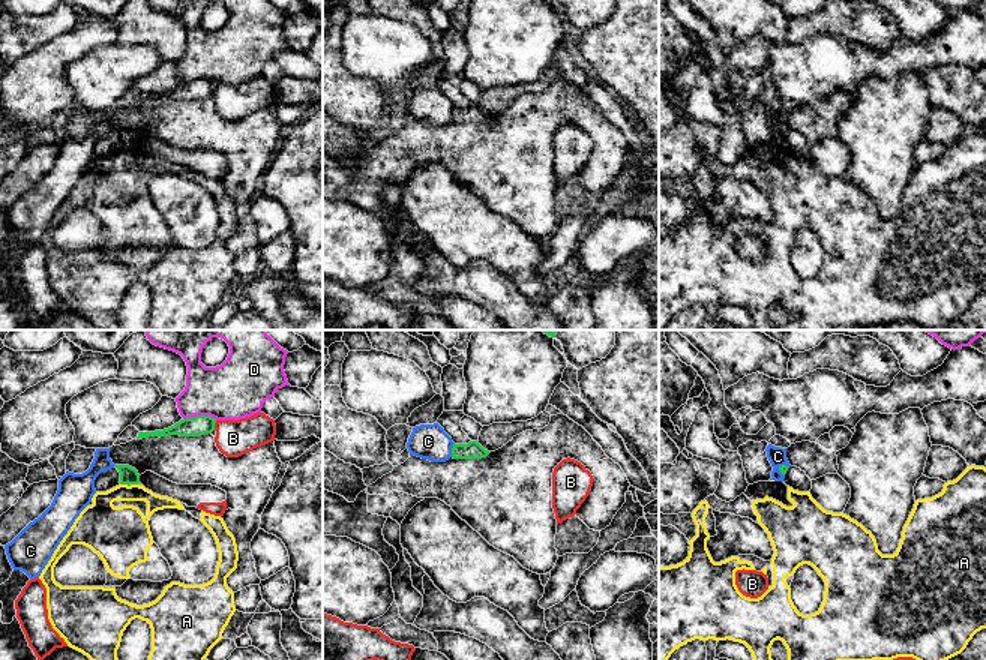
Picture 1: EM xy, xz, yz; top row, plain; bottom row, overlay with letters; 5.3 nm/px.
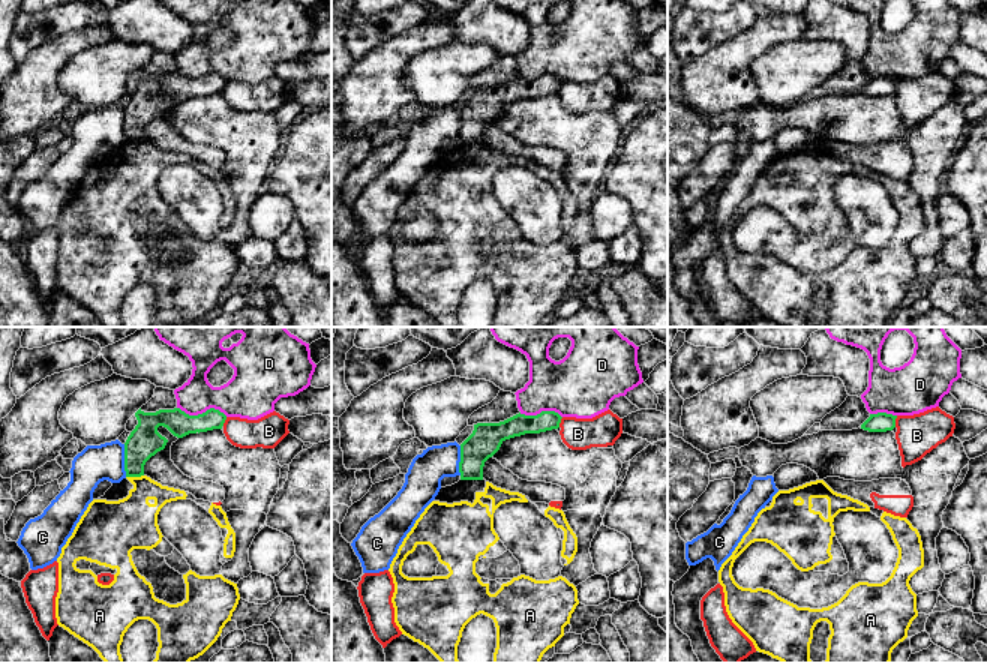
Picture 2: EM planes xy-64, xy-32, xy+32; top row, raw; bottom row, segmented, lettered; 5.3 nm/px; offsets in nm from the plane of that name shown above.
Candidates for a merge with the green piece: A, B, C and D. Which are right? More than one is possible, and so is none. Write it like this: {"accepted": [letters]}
{"accepted": []}

